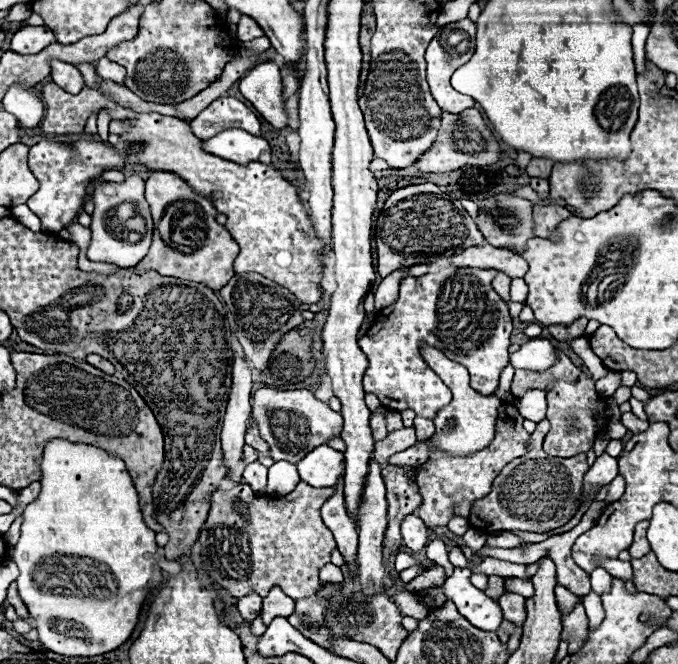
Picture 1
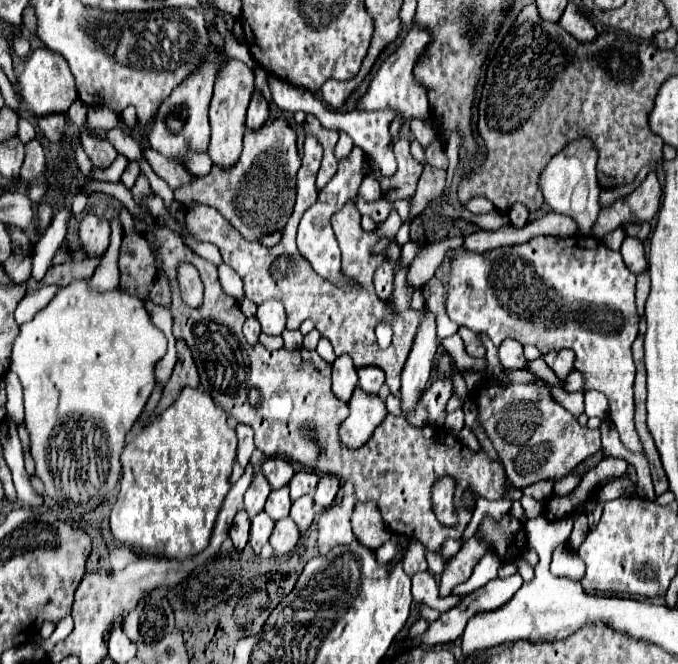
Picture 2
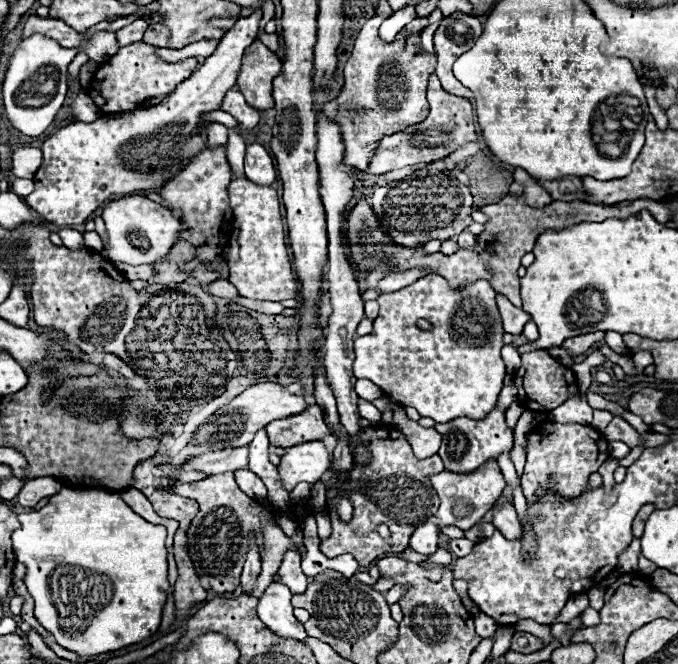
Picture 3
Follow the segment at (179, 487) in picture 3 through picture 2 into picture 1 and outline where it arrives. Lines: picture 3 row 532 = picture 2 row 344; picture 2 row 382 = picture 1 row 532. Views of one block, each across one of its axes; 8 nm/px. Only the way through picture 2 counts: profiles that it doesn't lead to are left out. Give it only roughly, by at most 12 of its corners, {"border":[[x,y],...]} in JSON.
{"border":[[334,488],[216,490],[202,566],[242,598],[322,586]]}

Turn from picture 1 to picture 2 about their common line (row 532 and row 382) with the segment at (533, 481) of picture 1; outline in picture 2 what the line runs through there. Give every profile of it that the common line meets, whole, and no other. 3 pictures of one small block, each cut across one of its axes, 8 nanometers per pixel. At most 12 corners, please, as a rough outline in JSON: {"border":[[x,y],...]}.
{"border":[[484,380],[480,422],[516,488],[600,450],[542,382]]}

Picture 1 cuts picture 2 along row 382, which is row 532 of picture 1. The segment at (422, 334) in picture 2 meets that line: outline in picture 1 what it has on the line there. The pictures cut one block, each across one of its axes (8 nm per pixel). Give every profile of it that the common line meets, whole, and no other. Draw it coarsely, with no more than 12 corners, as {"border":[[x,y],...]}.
{"border":[[408,514],[402,522],[402,540],[418,552],[428,540],[426,524]]}

